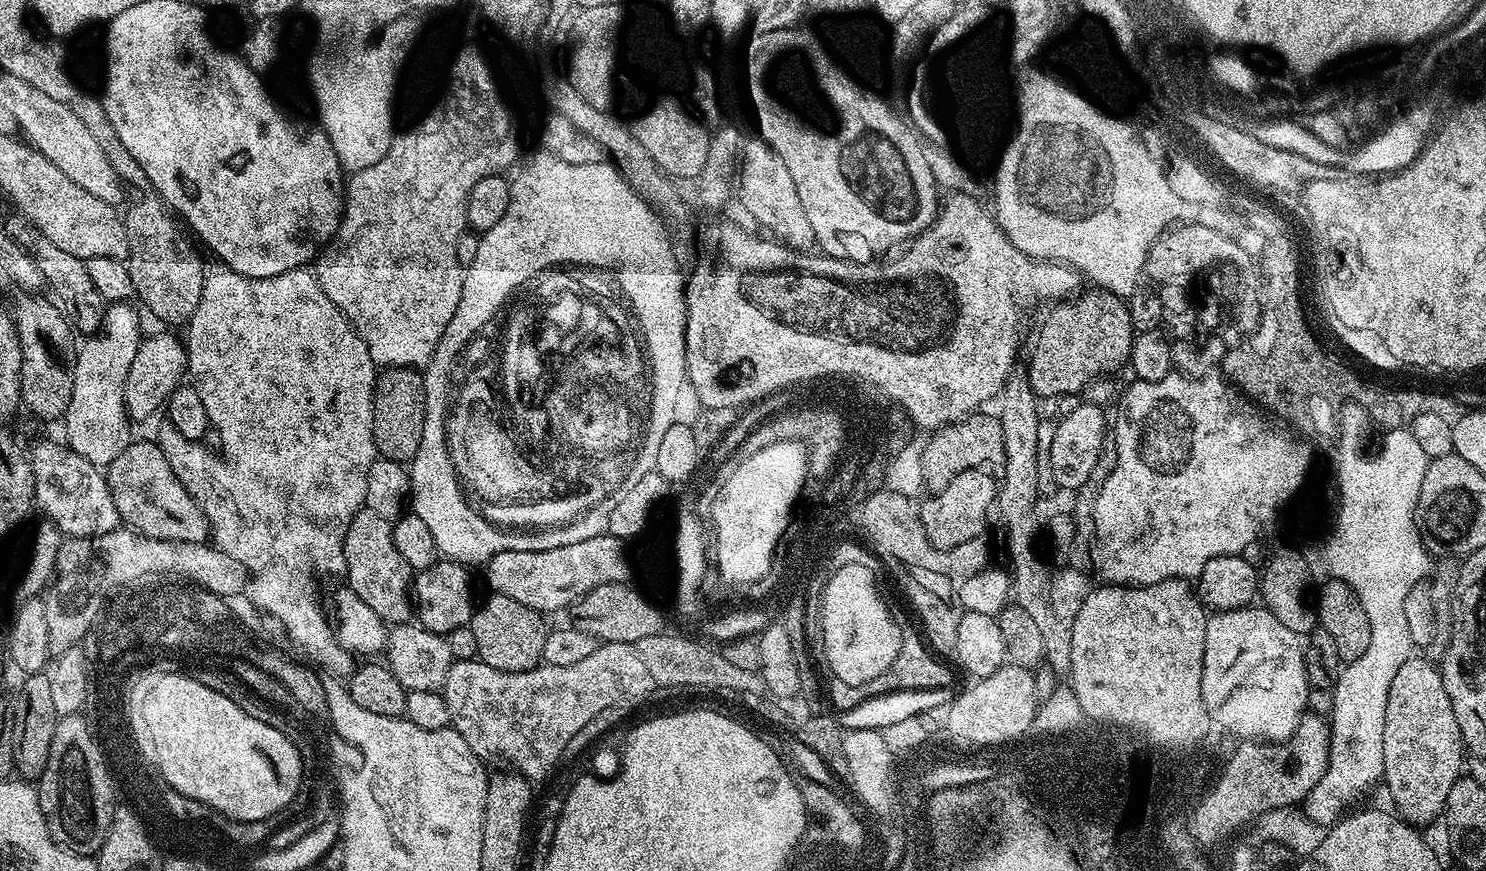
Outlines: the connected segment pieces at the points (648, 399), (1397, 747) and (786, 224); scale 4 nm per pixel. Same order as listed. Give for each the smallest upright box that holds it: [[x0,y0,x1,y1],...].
[[410,154,687,566],[1382,658,1466,826],[736,159,815,249]]

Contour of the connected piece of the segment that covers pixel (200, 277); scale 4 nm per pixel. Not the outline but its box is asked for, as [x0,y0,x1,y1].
[122,194,206,325]

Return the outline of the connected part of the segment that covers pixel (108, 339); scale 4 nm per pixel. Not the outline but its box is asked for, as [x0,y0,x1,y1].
[62,302,142,466]

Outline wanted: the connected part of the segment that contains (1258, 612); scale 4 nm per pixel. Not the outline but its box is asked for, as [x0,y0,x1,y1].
[1203,604,1310,742]

